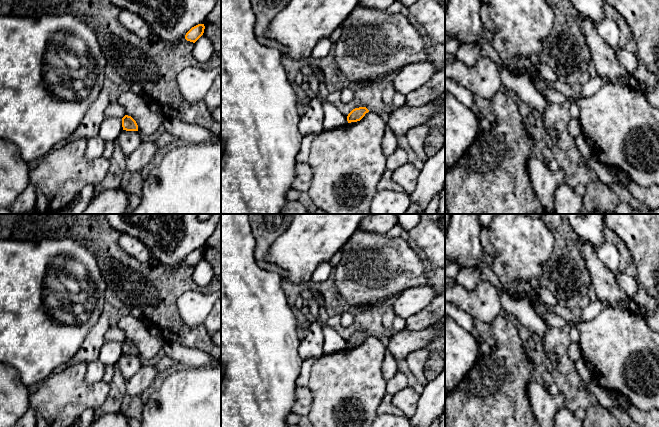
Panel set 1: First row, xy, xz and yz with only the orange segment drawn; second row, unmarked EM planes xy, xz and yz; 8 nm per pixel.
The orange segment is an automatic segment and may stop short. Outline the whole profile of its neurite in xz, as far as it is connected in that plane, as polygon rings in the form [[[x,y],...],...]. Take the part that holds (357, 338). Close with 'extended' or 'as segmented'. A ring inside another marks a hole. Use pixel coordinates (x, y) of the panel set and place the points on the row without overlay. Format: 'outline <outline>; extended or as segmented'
outline [[[366,331],[353,333],[347,340],[348,347],[360,345],[369,334]]]; as segmented

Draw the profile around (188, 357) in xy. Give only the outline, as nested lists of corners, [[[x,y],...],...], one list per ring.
[[[164,343],[164,354],[178,364],[188,368],[207,367],[214,364],[213,358],[198,349],[184,347],[177,343]]]

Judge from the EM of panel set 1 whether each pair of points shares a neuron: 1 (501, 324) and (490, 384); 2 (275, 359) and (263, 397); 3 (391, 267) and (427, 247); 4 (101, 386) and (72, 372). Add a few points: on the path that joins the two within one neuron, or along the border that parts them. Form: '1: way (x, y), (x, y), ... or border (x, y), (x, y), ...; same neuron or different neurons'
1: way (502, 339), (502, 369); same neuron
2: way (266, 368), (263, 371), (263, 388); same neuron
3: border (418, 251), (430, 266); different neurons
4: way (94, 387), (86, 387), (78, 379); same neuron

